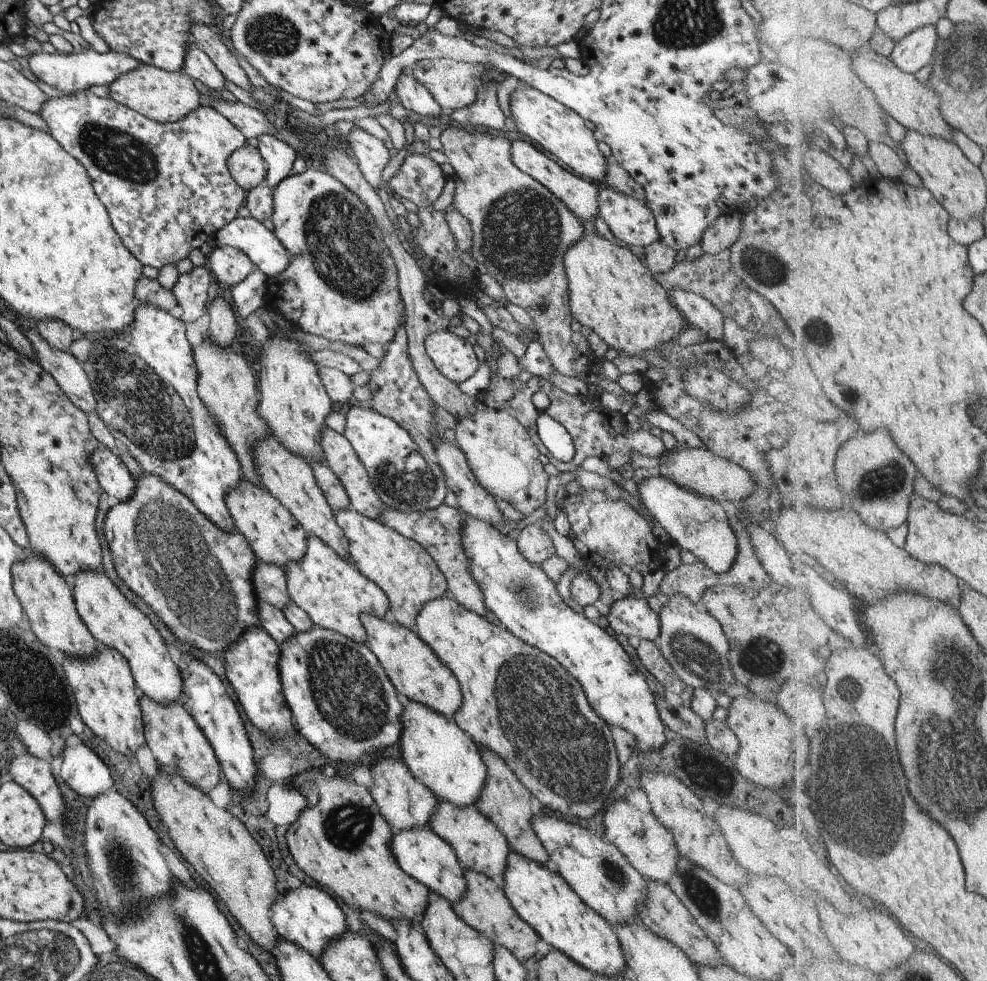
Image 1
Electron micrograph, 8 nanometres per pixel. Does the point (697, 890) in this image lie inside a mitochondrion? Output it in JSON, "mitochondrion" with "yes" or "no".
{"mitochondrion":"yes"}

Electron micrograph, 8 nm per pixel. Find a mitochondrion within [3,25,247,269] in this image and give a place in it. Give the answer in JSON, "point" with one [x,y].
{"point":[128,158]}

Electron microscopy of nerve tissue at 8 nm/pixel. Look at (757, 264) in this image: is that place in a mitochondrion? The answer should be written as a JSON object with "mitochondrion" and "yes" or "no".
{"mitochondrion":"yes"}

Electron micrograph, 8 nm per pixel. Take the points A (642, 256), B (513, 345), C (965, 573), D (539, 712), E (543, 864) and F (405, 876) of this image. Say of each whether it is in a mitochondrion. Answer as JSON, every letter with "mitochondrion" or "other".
{"A":"other","B":"other","C":"other","D":"mitochondrion","E":"other","F":"other"}

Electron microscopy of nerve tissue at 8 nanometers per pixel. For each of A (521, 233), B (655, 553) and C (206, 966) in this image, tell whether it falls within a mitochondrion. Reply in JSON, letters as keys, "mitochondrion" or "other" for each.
{"A":"mitochondrion","B":"other","C":"mitochondrion"}

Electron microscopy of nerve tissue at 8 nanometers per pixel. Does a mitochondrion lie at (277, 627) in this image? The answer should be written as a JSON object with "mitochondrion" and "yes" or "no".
{"mitochondrion":"no"}

